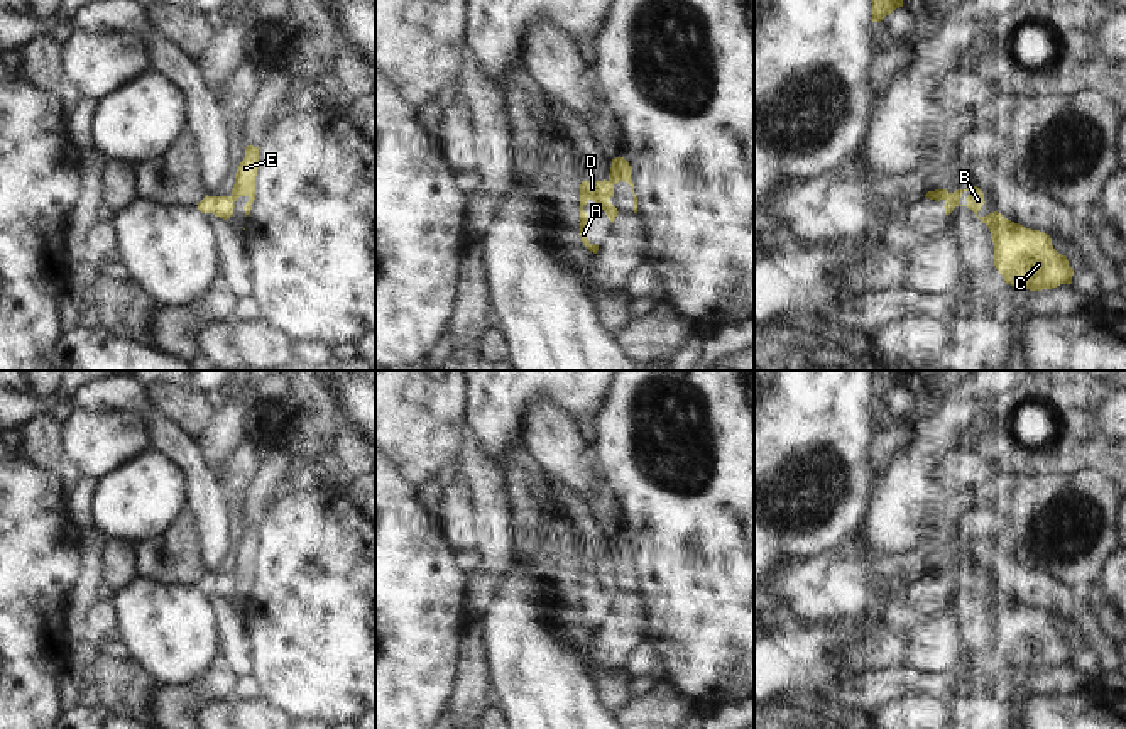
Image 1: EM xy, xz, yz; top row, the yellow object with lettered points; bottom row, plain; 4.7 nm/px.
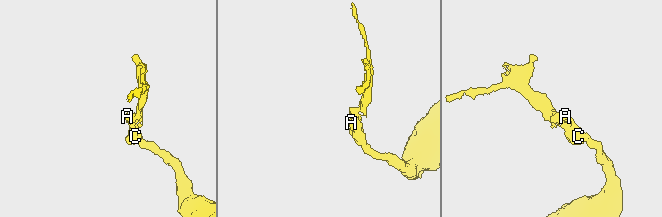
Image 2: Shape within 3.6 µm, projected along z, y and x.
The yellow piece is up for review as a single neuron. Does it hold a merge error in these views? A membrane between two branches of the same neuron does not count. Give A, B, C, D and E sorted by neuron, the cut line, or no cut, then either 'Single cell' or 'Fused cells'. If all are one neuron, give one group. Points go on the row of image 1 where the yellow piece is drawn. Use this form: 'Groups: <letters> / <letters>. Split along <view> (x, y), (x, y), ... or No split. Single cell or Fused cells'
Groups: A B C D / E. Split along yz (956, 191), (944, 198). Fused cells.

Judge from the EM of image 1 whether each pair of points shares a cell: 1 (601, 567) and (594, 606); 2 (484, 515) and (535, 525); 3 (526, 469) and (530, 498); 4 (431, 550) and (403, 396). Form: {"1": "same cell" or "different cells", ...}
{"1": "same cell", "2": "different cells", "3": "same cell", "4": "different cells"}

